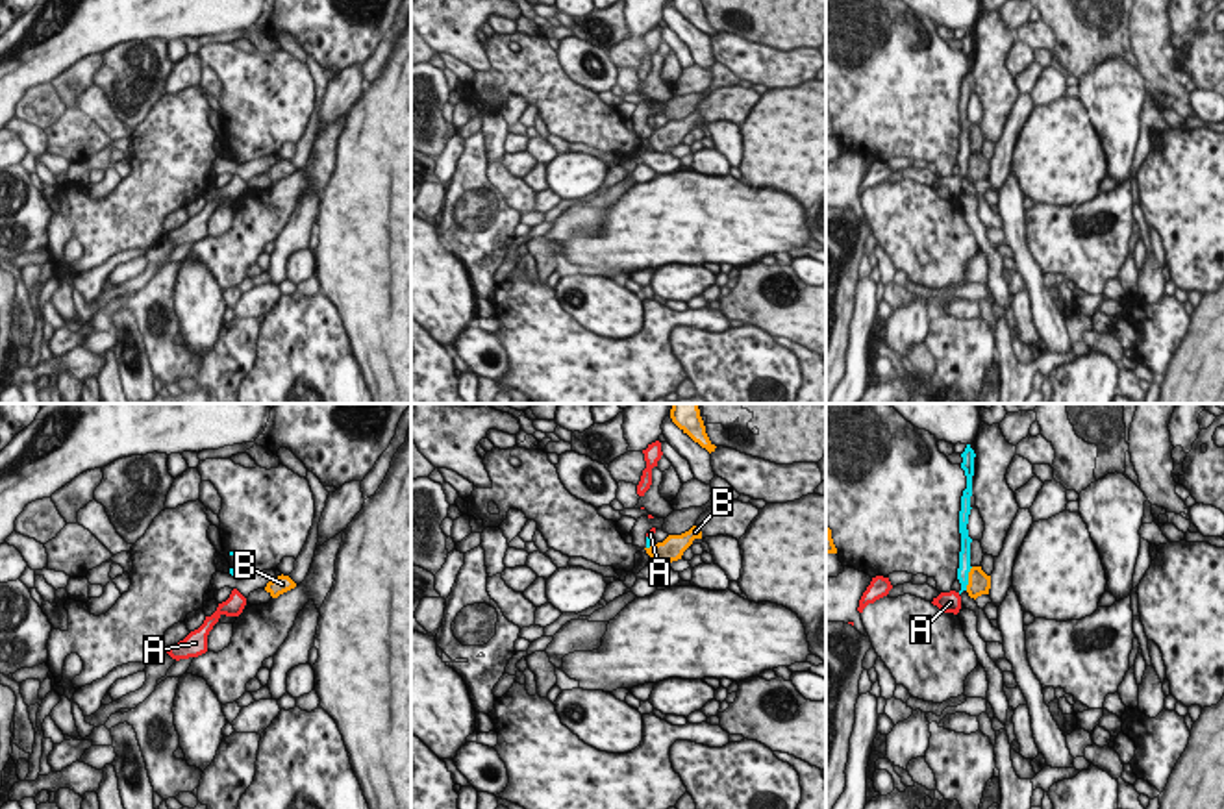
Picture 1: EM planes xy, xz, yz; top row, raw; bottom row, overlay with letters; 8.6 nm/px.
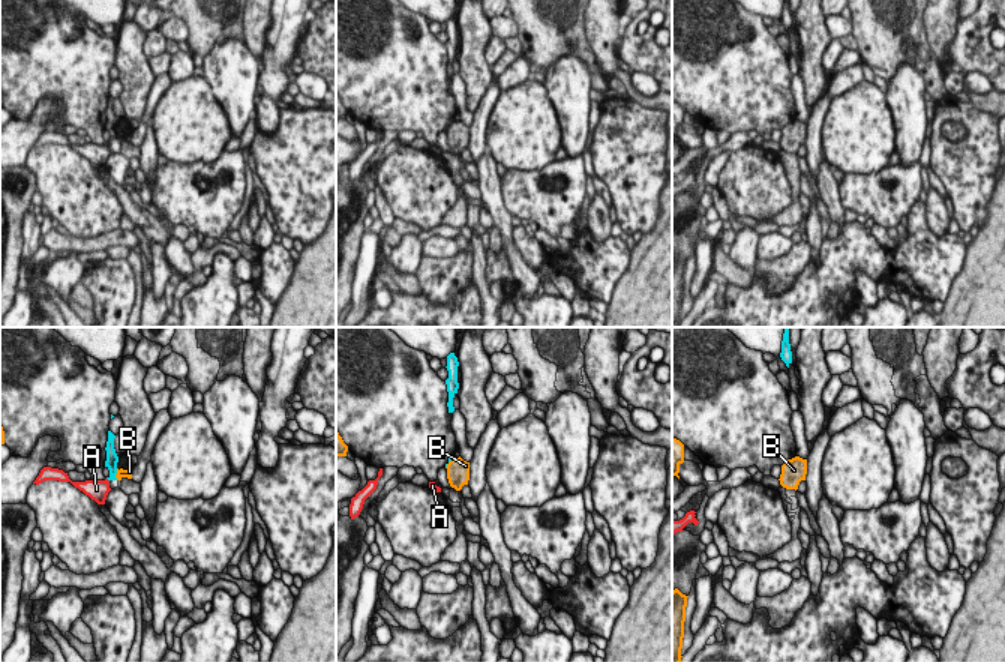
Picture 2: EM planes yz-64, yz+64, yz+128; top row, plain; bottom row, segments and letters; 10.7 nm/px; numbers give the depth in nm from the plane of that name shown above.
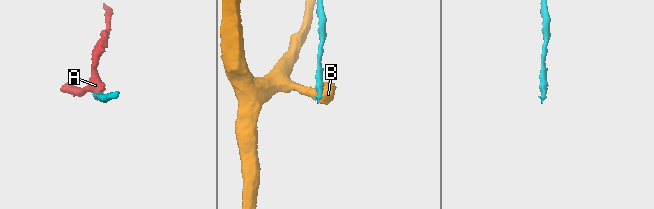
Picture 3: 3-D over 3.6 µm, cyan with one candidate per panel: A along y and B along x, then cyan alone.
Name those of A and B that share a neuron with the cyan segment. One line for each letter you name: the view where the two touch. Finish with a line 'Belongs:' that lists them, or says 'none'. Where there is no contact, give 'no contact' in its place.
A: meets cyan in xz
Belongs: A

